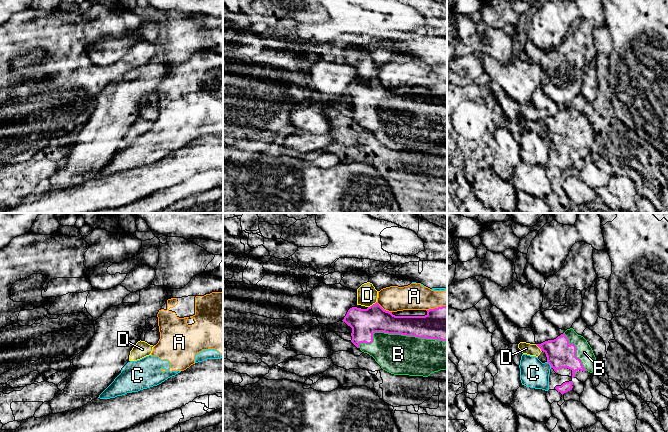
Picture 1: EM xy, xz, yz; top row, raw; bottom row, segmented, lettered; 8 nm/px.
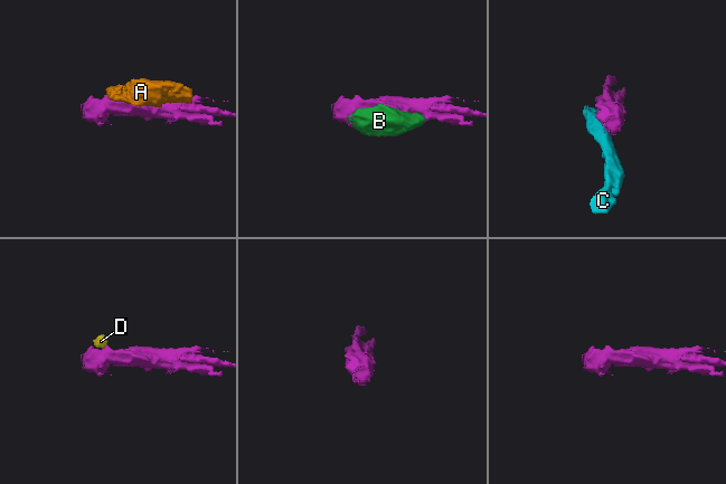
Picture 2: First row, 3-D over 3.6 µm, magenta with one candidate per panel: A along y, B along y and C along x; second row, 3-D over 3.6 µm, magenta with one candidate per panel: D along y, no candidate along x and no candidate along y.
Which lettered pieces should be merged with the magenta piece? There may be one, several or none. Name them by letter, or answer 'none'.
B, D

